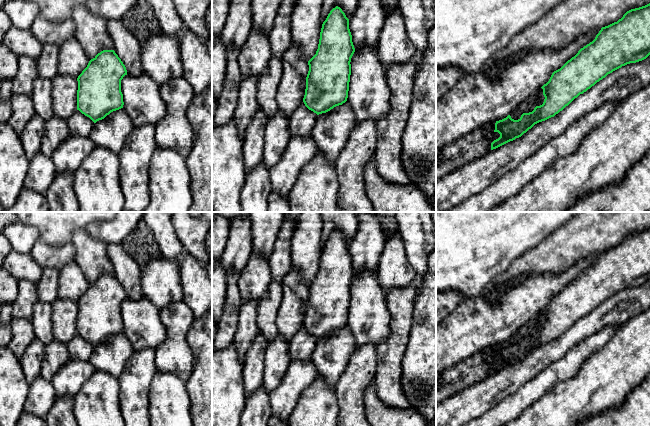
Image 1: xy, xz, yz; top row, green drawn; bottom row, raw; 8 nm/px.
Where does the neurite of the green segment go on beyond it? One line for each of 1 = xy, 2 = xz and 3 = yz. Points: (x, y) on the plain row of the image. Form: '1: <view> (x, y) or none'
1: none
2: none
3: none

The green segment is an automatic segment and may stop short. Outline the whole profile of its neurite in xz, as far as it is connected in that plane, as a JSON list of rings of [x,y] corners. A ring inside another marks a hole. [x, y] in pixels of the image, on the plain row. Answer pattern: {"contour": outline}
{"contour": [[[336,230],[323,246],[318,273],[308,285],[303,326],[309,334],[319,339],[347,325],[354,276],[349,243]]]}

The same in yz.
{"contour": [[[650,227],[629,234],[617,246],[602,251],[592,266],[581,272],[560,293],[554,295],[549,305],[541,311],[545,321],[542,329],[536,330],[532,336],[523,337],[518,344],[508,339],[496,345],[494,356],[498,356],[500,361],[491,367],[491,374],[521,361],[535,348],[554,341],[580,318],[586,316],[608,298],[627,288],[642,285],[649,279]]]}

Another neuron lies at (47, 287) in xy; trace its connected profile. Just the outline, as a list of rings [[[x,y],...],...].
[[[54,268],[43,269],[36,287],[38,300],[52,304],[58,298],[59,271]]]

